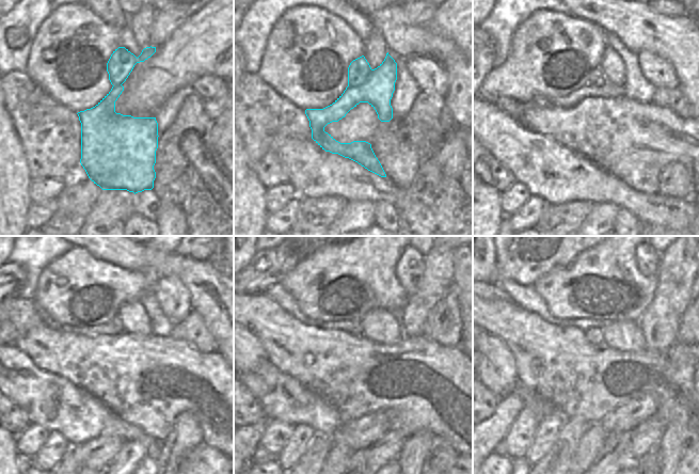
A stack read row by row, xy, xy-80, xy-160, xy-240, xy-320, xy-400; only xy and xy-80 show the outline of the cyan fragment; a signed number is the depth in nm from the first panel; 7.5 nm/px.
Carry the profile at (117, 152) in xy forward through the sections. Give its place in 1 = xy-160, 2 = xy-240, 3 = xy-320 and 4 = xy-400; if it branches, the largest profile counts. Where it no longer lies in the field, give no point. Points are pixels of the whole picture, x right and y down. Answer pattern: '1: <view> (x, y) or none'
1: xy-160 (597, 85)
2: xy-240 (115, 328)
3: xy-320 (356, 331)
4: xy-400 (593, 336)

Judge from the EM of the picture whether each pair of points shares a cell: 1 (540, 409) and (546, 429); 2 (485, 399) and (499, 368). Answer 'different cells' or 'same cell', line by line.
1: different cells
2: different cells

